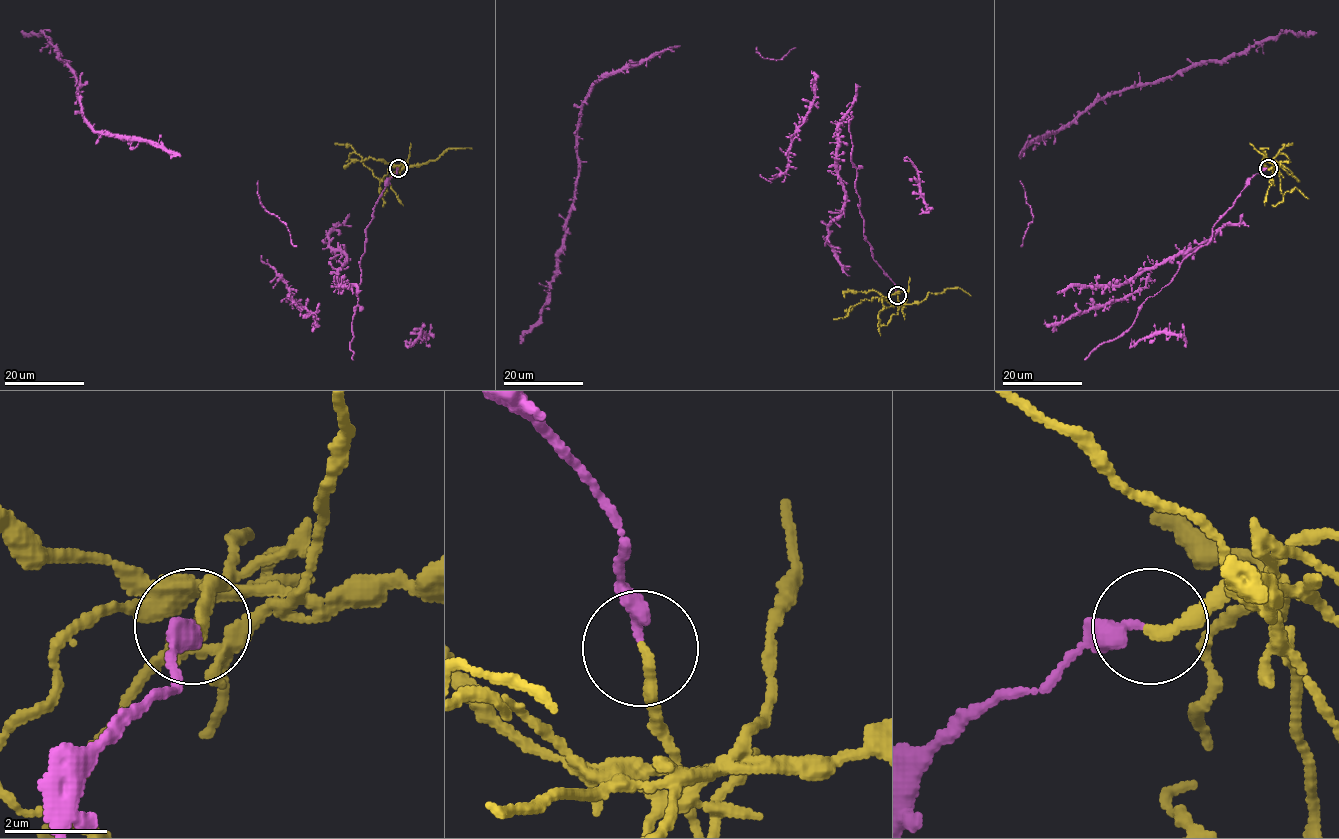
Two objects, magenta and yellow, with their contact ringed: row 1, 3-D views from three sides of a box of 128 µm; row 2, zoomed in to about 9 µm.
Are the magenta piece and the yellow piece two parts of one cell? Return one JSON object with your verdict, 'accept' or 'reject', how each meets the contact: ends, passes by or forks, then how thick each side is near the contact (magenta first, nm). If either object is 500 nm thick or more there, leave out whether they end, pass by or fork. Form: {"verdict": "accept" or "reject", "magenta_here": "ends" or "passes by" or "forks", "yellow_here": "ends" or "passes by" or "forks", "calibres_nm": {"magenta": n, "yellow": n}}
{"verdict": "reject", "magenta_here": "ends", "yellow_here": "ends", "calibres_nm": {"magenta": 320, "yellow": 240}}

